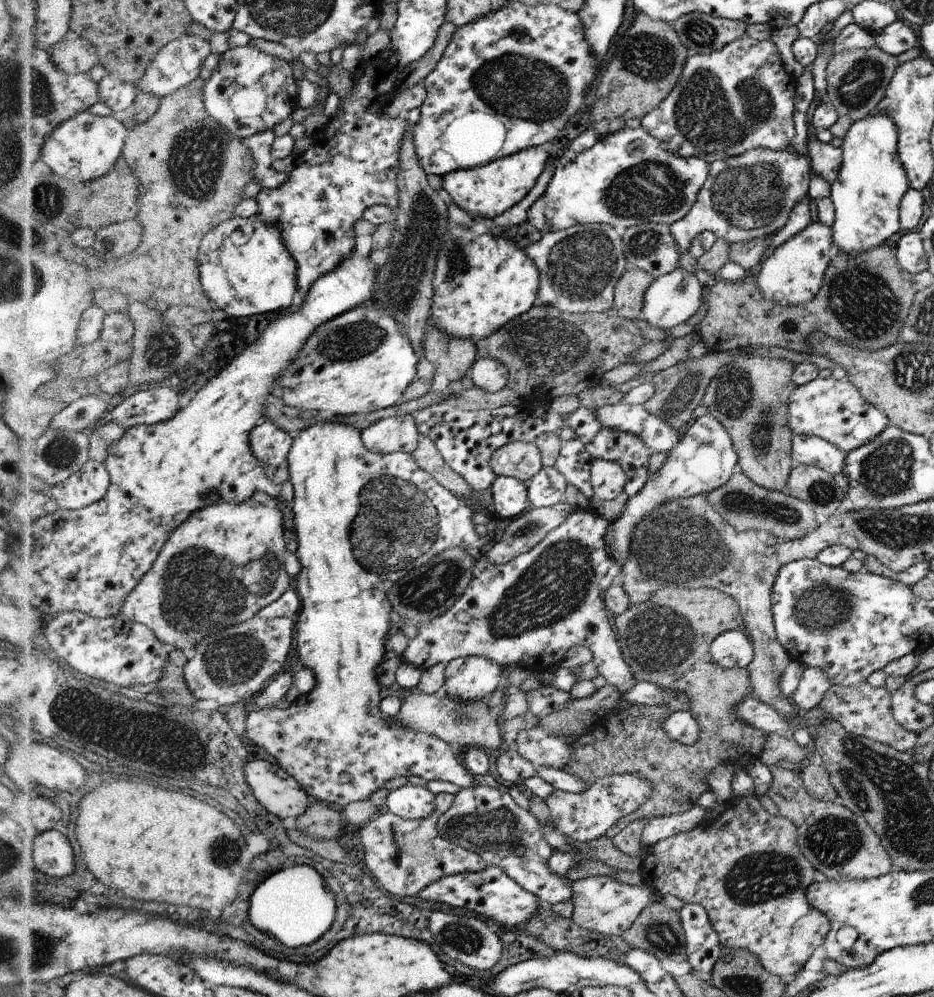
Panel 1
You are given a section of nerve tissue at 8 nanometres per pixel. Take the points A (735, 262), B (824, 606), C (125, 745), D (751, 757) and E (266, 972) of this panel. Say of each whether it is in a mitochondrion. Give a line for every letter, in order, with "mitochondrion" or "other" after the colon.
A: other
B: mitochondrion
C: other
D: other
E: other

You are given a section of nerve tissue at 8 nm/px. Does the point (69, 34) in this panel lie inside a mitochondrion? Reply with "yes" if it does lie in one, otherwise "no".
no

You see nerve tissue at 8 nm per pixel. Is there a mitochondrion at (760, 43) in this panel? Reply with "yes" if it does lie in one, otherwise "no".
no

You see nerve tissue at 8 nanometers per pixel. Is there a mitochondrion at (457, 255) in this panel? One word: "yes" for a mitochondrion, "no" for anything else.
yes

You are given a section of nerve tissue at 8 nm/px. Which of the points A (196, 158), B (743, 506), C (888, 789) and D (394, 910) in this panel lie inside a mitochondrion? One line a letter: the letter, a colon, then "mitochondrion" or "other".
A: mitochondrion
B: mitochondrion
C: mitochondrion
D: other

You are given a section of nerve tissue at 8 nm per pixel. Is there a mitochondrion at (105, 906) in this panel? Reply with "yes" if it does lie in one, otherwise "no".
no

